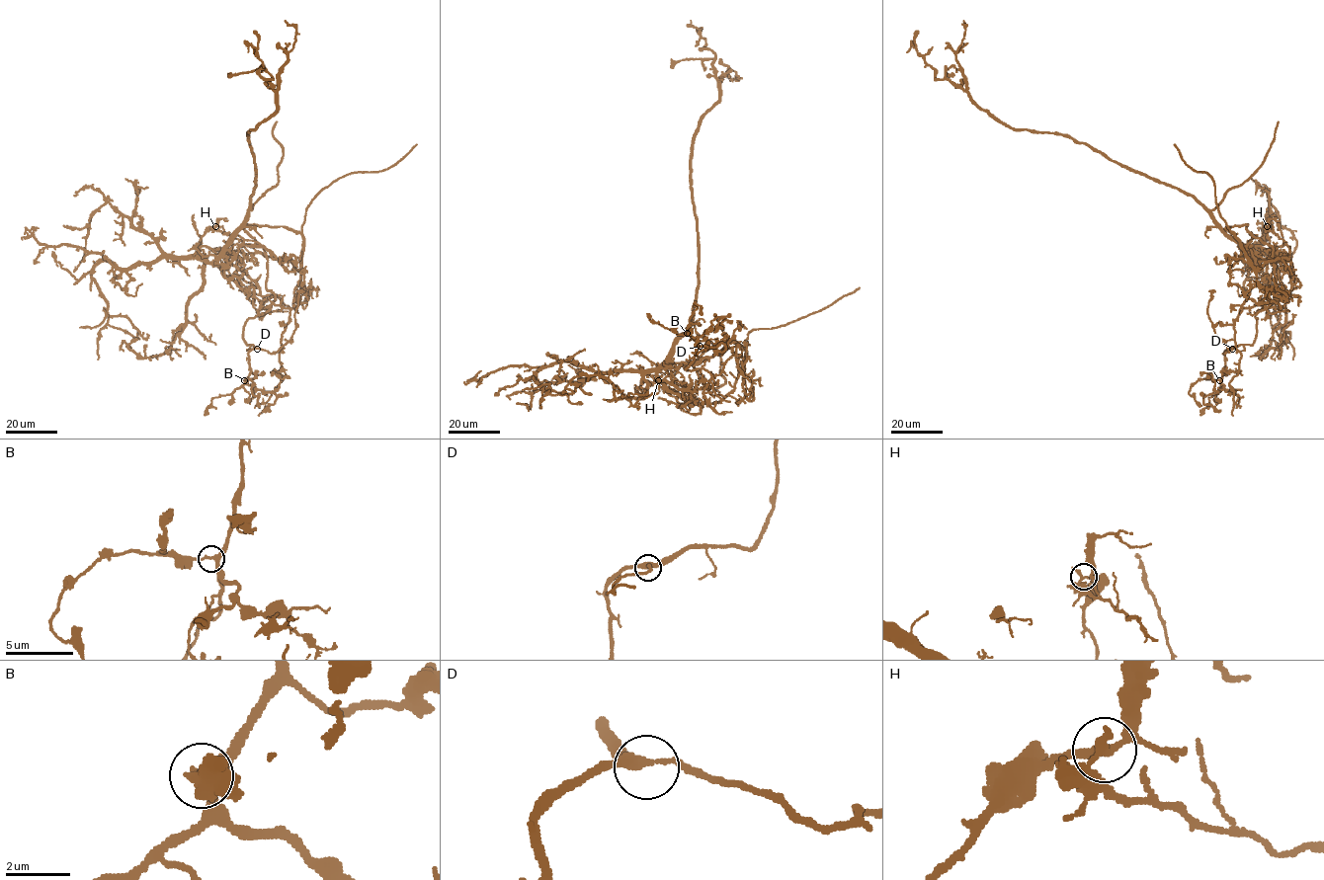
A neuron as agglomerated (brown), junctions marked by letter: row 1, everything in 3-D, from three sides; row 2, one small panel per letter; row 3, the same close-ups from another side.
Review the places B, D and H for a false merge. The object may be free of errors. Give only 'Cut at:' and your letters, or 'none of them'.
Cut at: H

